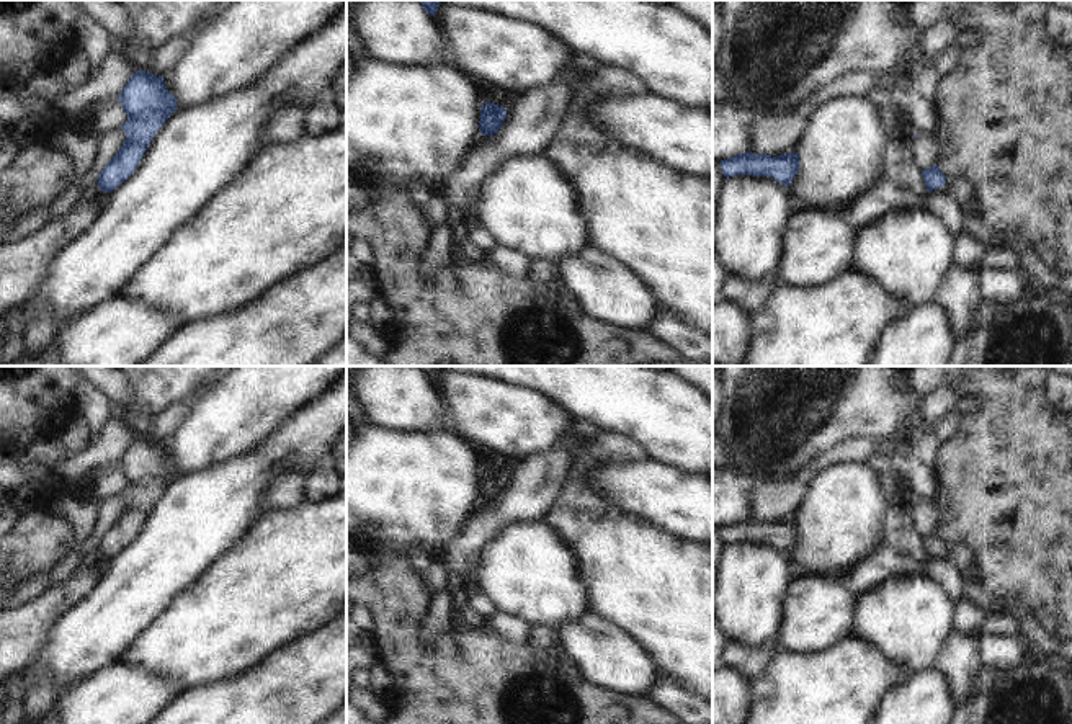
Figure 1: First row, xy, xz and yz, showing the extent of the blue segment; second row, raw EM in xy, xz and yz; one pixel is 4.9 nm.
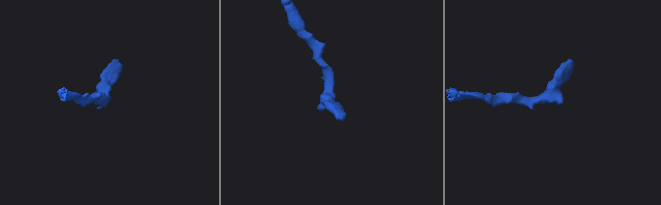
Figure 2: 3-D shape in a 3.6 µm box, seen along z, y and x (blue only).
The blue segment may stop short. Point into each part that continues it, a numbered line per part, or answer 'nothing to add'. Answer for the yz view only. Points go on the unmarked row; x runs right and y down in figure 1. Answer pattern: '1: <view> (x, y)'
nothing to add

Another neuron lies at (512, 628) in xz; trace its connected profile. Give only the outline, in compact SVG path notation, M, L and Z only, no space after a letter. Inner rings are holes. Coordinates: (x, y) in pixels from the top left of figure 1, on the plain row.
M494 613L487 618L489 626L503 639L521 644L531 624L510 613Z

